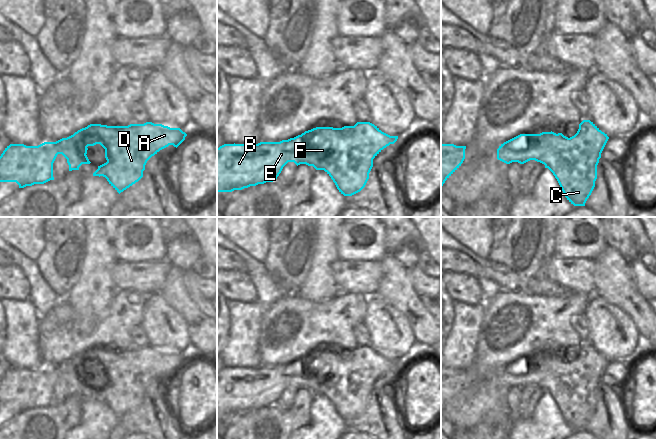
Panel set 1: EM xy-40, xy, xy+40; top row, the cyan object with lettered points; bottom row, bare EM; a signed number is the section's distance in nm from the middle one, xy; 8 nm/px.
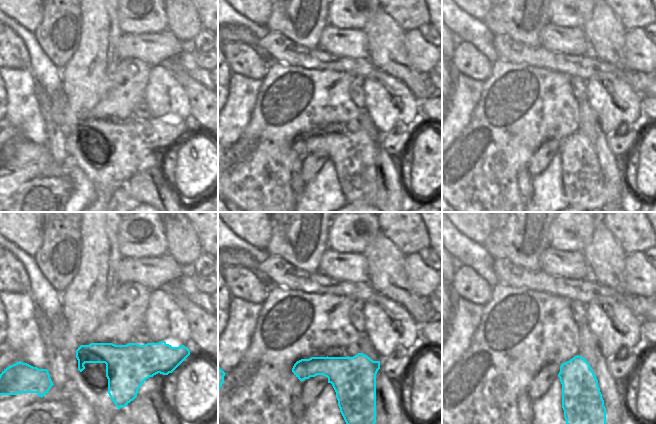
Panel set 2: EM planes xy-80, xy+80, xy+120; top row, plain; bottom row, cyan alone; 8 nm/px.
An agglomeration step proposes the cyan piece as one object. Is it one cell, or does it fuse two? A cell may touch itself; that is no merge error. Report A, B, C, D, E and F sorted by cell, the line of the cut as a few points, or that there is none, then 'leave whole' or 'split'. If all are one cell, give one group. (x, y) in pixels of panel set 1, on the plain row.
A B C D E F | no cut | leave whole

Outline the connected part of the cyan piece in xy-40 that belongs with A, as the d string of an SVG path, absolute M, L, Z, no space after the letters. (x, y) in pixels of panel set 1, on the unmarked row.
M146 346L128 350L107 350L90 348L73 359L56 366L44 366L38 370L10 368L0 380L0 406L16 406L19 412L44 408L53 401L53 387L58 378L62 378L69 389L69 395L79 394L82 388L90 388L87 381L88 370L100 368L105 373L106 387L98 390L93 400L103 400L120 418L143 401L147 385L160 374L173 369L178 371L187 358L180 352L170 352L162 348Z

